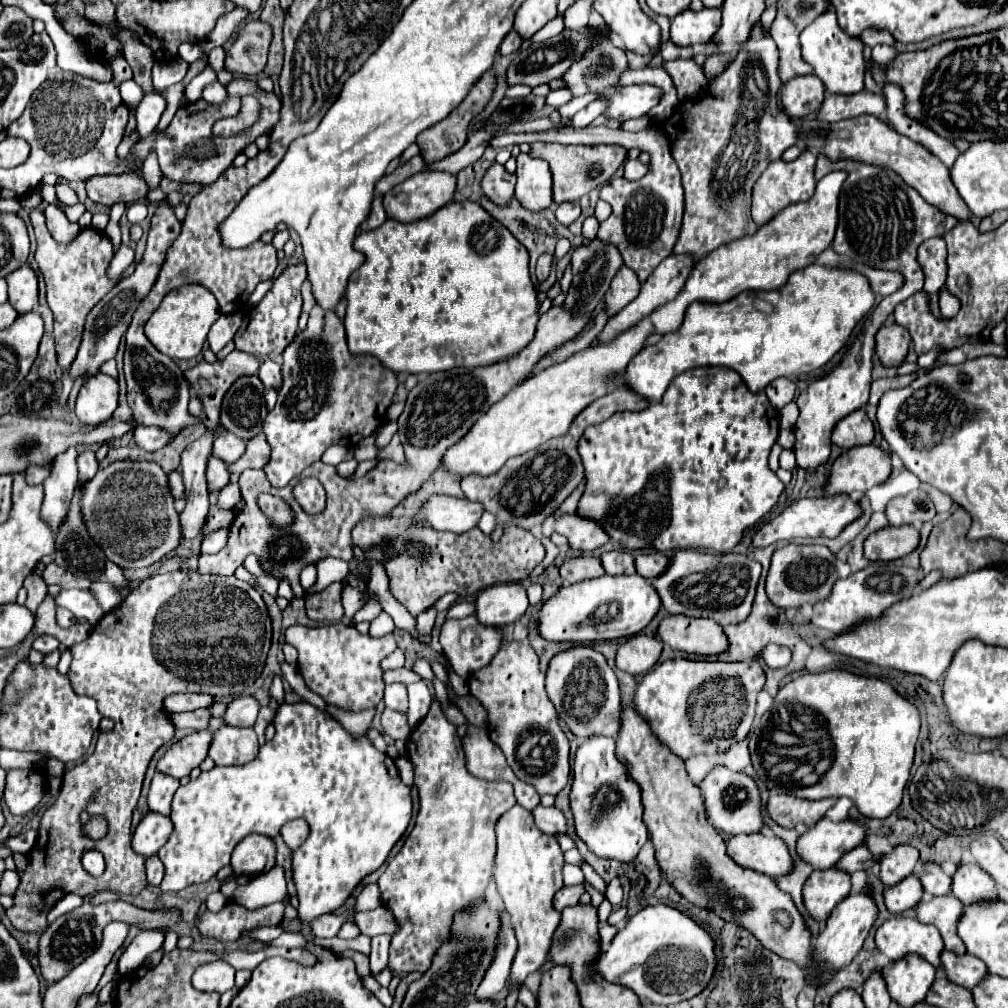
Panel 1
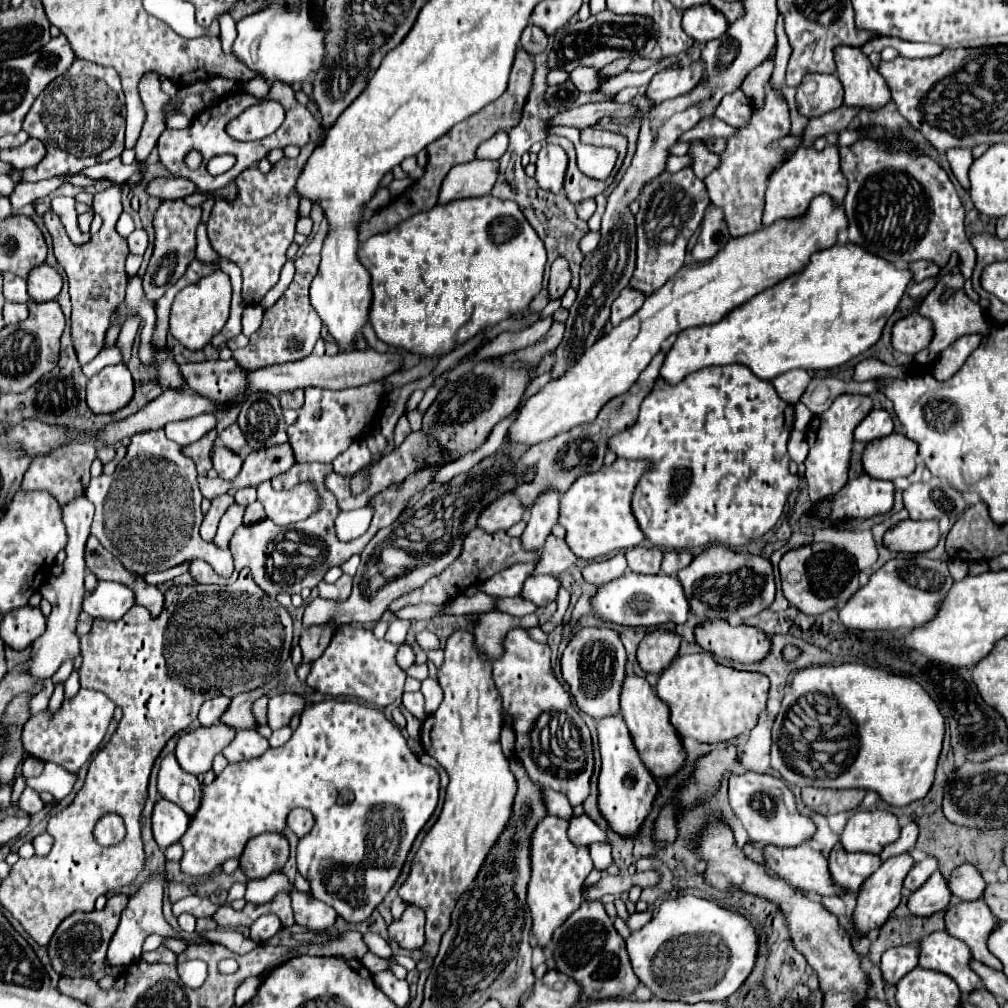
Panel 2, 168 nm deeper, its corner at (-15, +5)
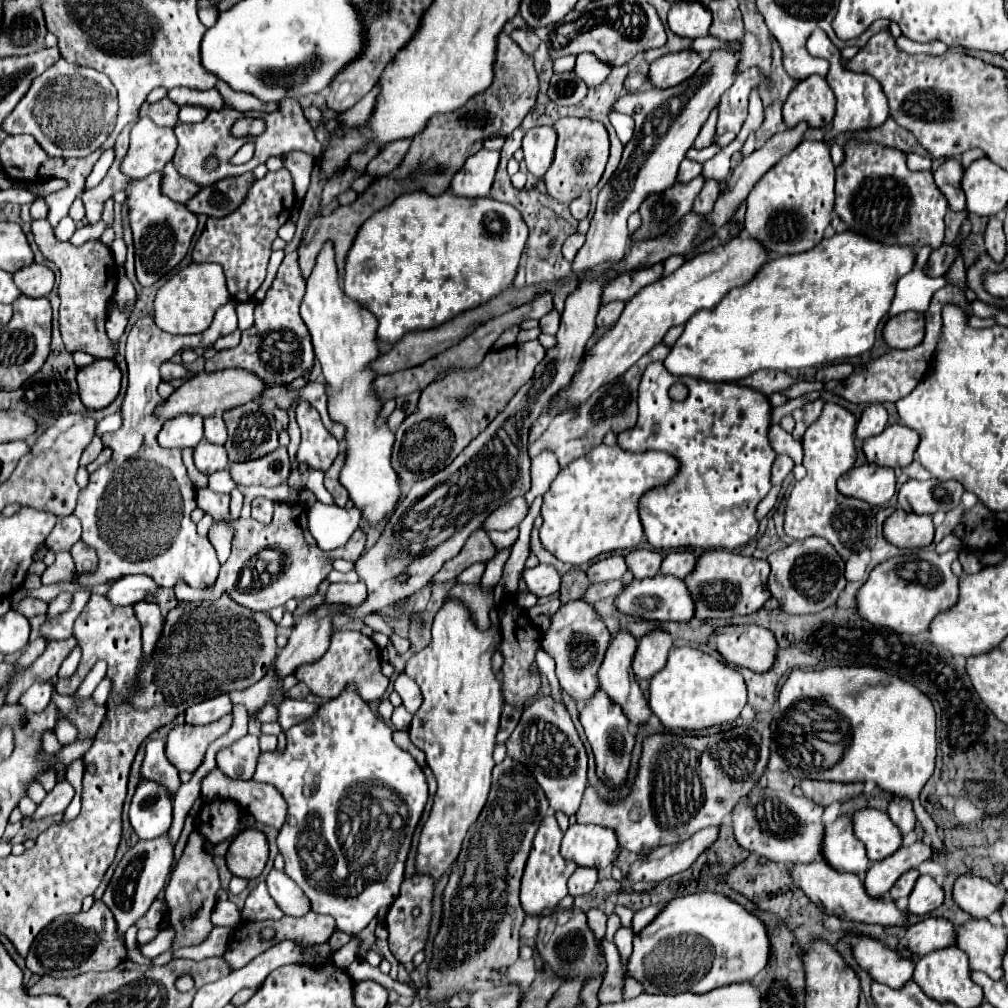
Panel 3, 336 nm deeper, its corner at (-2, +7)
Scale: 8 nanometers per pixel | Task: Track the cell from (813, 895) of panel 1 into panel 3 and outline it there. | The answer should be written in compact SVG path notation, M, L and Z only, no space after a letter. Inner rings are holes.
M840 815L830 827L826 827L822 857L838 873L864 875L868 871L870 859L866 857L864 845L854 837L848 815Z

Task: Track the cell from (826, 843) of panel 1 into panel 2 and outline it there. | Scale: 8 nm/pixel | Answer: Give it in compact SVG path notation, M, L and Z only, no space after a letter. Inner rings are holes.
M857 811L841 835L841 843L847 851L871 851L877 853L899 839L897 817L889 811Z

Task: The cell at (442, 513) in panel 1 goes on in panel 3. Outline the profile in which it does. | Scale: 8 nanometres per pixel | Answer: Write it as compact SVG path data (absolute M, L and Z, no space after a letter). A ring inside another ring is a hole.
M514 497L506 505L500 505L496 511L492 511L486 517L486 521L484 521L482 527L486 531L492 531L492 529L508 531L512 527L518 527L520 521L526 517L526 513L528 513L528 505L526 505L524 497Z

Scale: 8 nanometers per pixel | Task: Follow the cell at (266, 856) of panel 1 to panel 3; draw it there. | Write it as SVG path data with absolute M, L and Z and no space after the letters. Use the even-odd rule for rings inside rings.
M254 827L238 833L226 853L226 865L232 875L254 879L262 873L268 861L266 835Z

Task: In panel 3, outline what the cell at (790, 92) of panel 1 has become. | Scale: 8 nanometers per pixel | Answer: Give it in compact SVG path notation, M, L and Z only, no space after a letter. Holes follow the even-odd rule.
M812 75L790 91L784 101L784 123L794 127L800 121L806 121L810 127L824 127L834 117L834 93L824 77Z

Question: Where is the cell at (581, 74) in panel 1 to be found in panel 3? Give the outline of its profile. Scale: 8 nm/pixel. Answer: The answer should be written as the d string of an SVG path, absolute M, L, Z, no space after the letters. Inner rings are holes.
M692 51L664 55L664 57L650 63L650 71L648 71L650 85L656 89L674 87L674 85L682 83L684 79L688 79L690 75L694 75L702 61L704 59Z

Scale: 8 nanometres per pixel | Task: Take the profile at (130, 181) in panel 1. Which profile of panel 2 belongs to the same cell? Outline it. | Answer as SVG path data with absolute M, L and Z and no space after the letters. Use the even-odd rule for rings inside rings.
M171 177L171 179L153 179L147 191L149 195L157 195L159 199L185 199L187 195L197 193L197 187L189 179Z

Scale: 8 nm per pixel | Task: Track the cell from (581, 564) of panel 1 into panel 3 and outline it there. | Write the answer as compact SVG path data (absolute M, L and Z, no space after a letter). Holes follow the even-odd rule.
M610 555L606 559L600 559L590 565L586 571L590 583L600 583L600 581L610 581L610 579L620 579L626 573L626 563L622 555Z

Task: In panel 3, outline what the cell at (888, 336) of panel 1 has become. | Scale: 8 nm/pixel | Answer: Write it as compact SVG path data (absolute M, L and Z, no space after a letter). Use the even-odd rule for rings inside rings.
M906 311L886 321L882 339L892 349L912 349L924 339L924 313Z

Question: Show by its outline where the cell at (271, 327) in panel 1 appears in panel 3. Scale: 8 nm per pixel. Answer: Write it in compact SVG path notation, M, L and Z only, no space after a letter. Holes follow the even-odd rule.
M288 253L278 269L278 275L268 289L264 301L256 303L256 321L242 333L242 341L234 349L218 351L212 359L206 361L206 371L218 371L228 367L244 367L258 377L270 381L270 385L286 385L296 377L302 377L306 369L312 369L314 349L310 349L310 333L304 325L298 305L304 295L304 275L298 265L298 253Z

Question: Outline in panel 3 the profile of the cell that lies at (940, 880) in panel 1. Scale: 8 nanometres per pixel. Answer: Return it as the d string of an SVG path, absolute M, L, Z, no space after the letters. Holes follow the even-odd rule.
M960 875L954 881L954 901L972 917L990 917L1004 903L1004 891L978 875Z

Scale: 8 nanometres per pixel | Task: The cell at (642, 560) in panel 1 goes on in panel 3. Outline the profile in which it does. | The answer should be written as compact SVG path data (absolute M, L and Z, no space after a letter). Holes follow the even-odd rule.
M670 551L664 555L660 573L684 579L686 573L690 573L690 569L694 569L694 561L696 561L696 555L690 551Z

